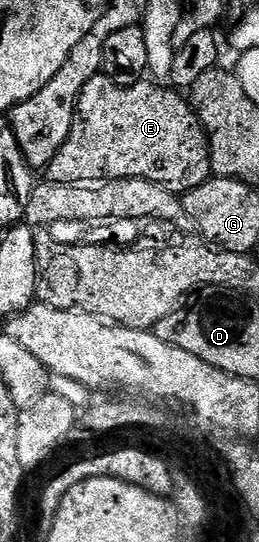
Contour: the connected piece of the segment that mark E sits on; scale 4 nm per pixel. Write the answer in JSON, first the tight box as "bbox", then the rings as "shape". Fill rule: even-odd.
{"bbox":[46,75,213,195],"shape":[[[98,75],[82,87],[70,135],[66,143],[62,143],[58,155],[54,155],[48,164],[46,176],[53,185],[149,181],[168,193],[183,195],[206,183],[213,176],[213,171],[208,136],[200,126],[196,110],[192,108],[187,96],[181,95],[175,88],[148,79],[136,85],[119,85],[106,76]]]}

